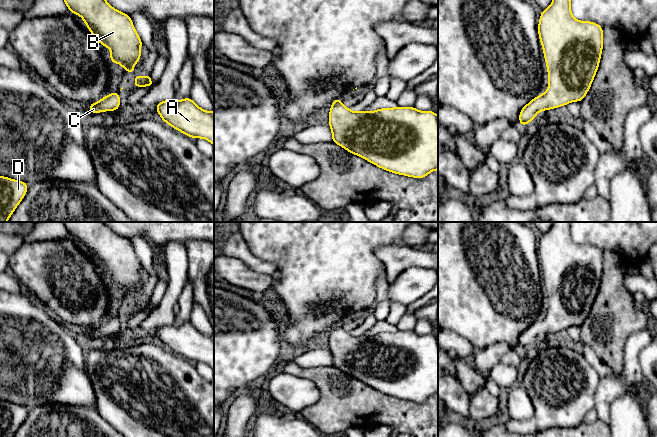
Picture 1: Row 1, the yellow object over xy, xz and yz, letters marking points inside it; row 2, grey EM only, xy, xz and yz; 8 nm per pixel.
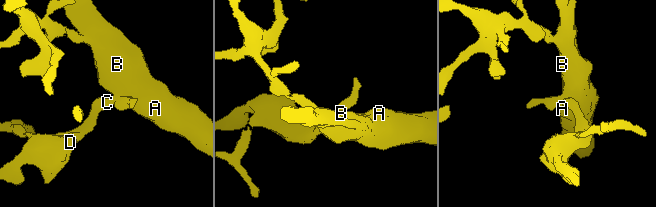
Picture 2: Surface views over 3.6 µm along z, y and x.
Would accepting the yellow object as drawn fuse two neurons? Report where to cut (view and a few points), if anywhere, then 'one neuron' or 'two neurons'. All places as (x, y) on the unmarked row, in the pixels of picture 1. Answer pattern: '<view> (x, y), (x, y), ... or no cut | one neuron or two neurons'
no cut | one neuron

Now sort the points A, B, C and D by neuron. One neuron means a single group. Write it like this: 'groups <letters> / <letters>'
groups A B C D

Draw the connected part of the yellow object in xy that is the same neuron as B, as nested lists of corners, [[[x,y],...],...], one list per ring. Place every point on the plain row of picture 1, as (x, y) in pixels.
[[[62,222],[69,235],[79,239],[92,260],[110,272],[111,288],[118,287],[129,298],[140,285],[142,264],[129,238],[113,232],[104,222]]]

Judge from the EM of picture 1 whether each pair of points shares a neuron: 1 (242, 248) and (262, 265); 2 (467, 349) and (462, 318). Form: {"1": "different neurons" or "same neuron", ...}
{"1": "same neuron", "2": "different neurons"}

